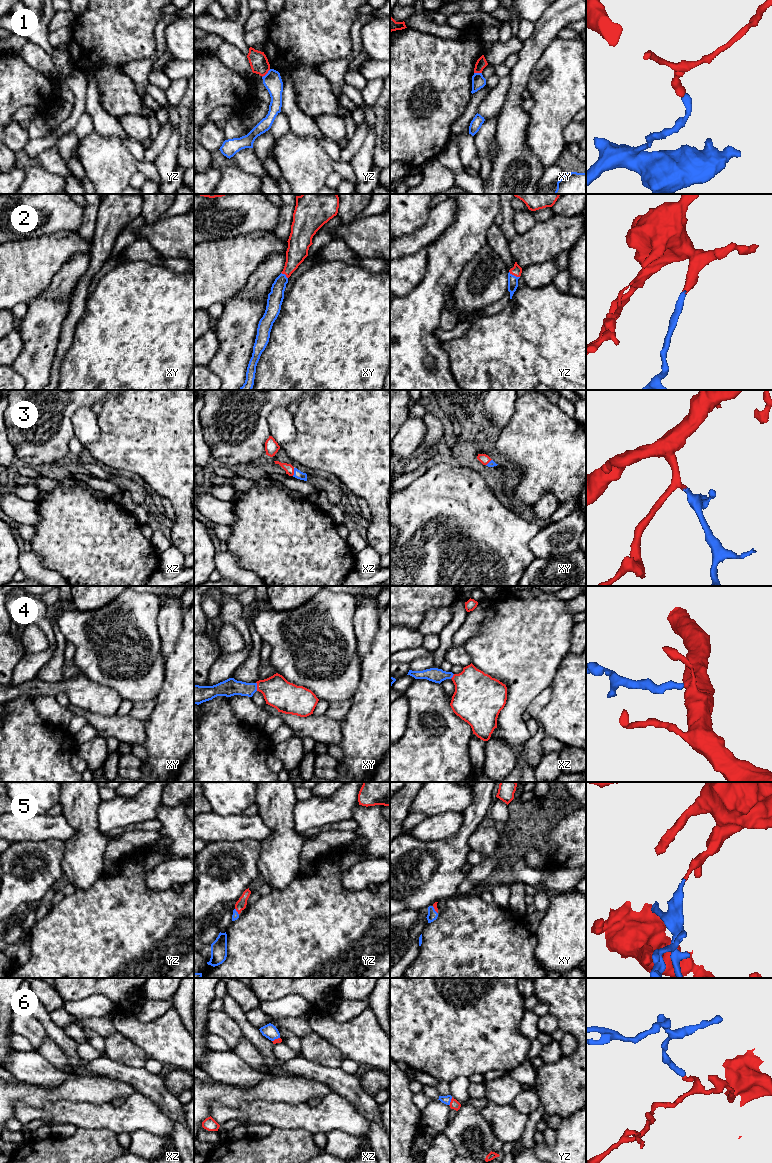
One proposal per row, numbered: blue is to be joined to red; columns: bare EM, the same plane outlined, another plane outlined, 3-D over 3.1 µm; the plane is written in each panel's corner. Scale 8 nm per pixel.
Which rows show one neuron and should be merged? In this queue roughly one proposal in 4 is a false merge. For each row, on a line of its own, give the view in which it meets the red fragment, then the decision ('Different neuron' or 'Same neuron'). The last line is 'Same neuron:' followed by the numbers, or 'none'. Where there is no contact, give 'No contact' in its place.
1: Touches red in yz. Different neuron
2: Touches red in yz. Same neuron
3: Touches red in xz. Same neuron
4: Touches red in xy. Same neuron
5: Touches red in yz. Same neuron
6: Touches red in yz. Same neuron
Same neuron: 2, 3, 4, 5, 6

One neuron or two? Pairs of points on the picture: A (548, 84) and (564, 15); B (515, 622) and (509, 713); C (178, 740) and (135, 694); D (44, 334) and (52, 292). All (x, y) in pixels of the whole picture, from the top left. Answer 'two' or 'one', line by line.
A: two
B: one
C: two
D: two

